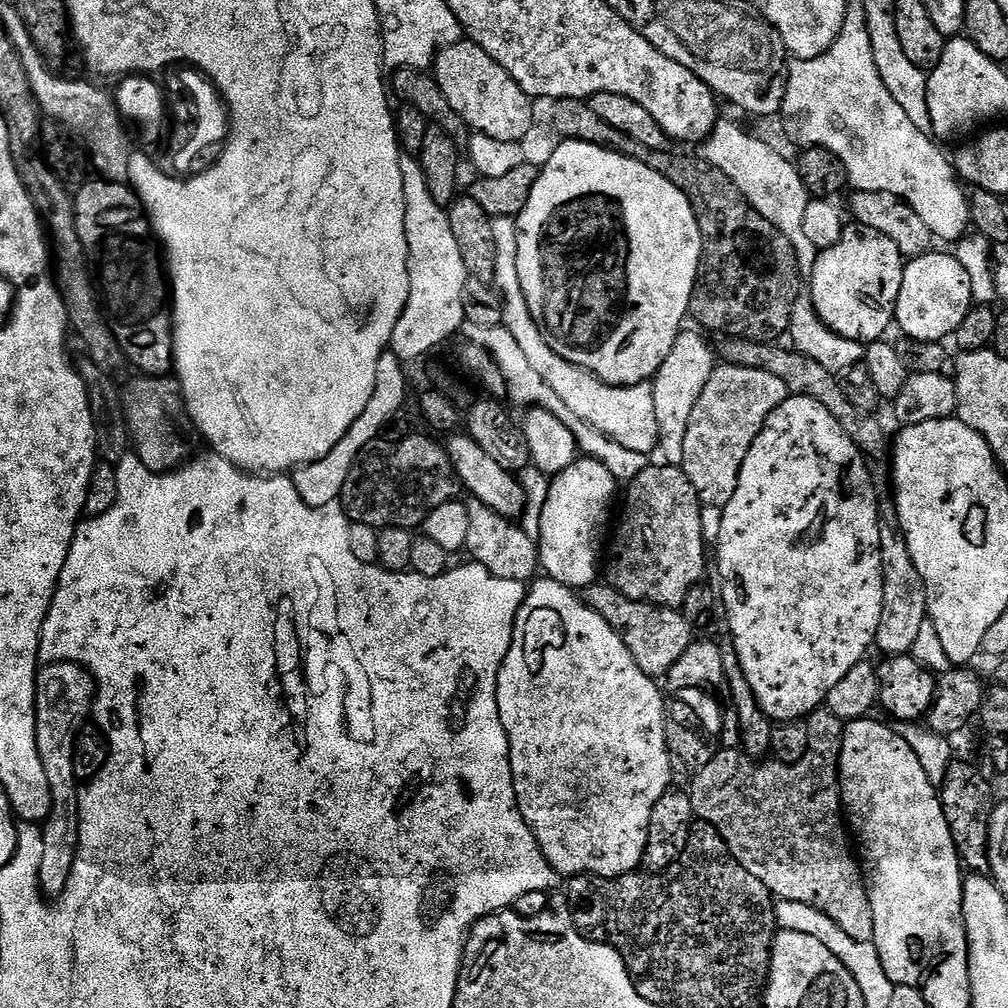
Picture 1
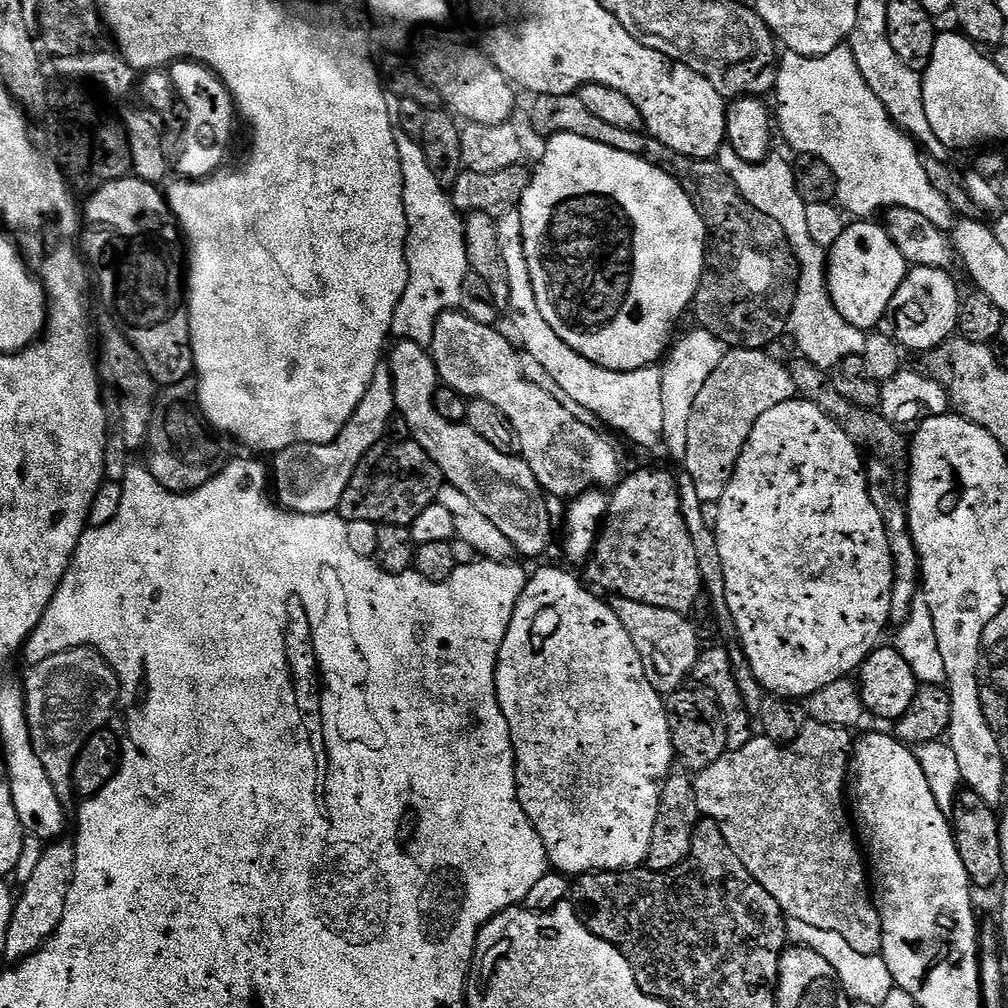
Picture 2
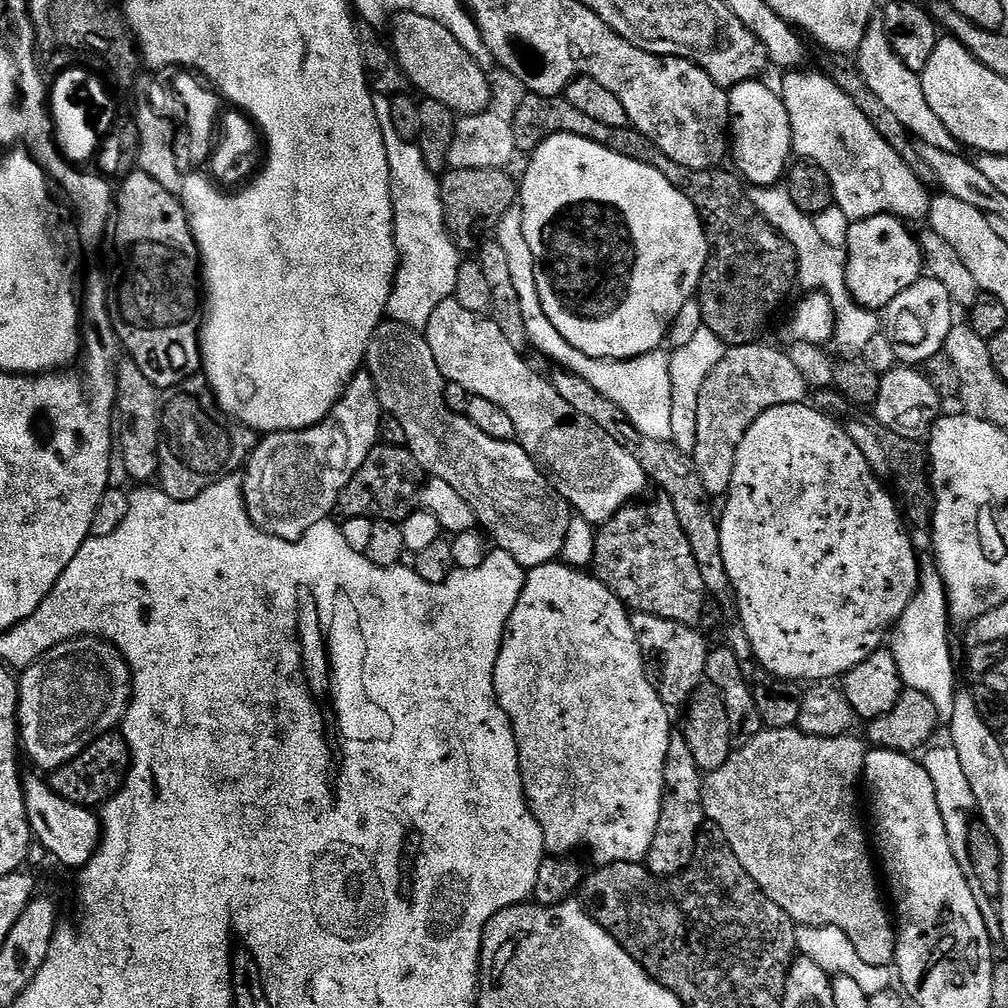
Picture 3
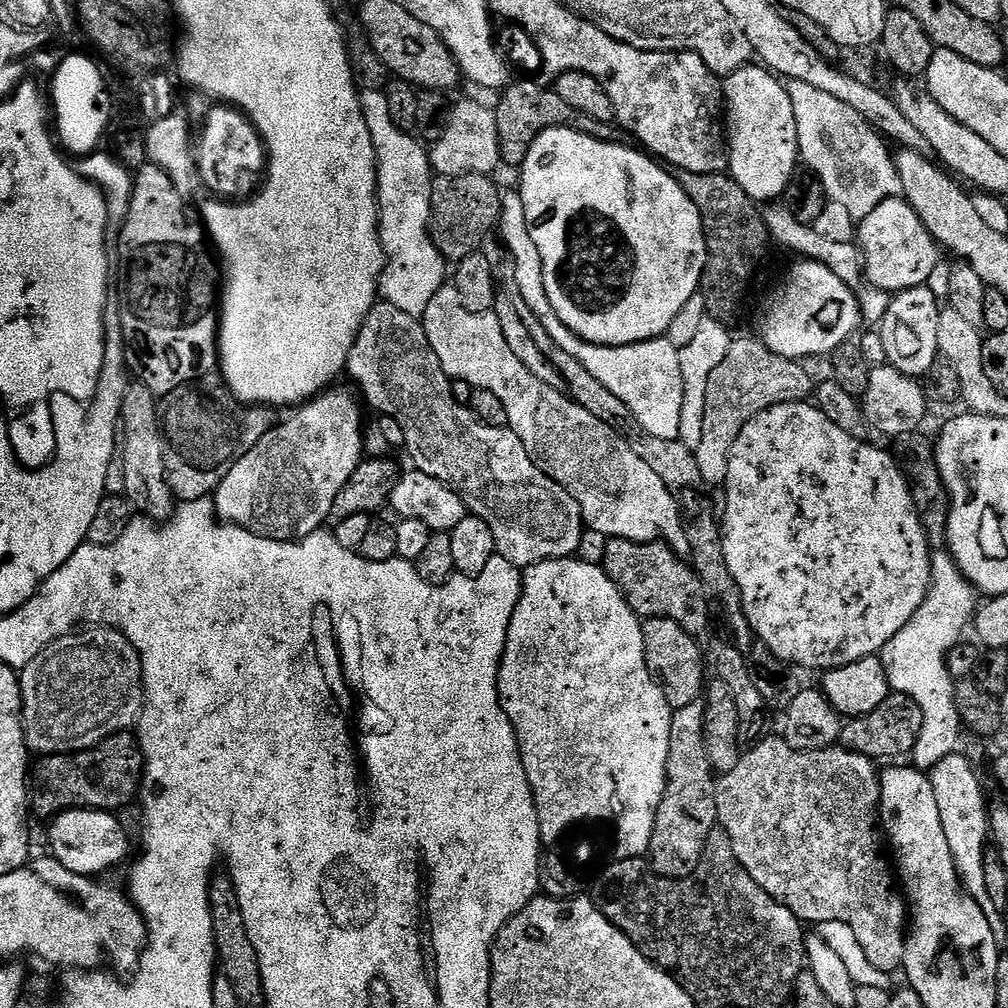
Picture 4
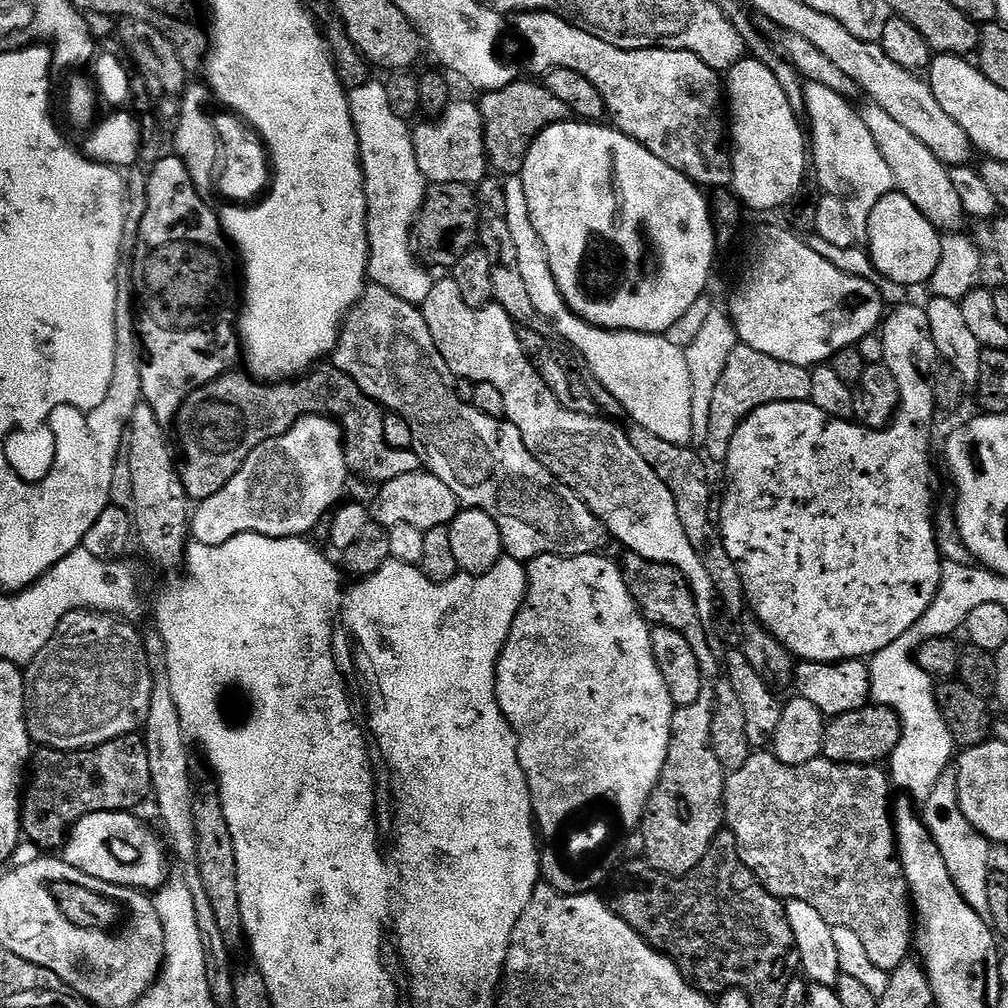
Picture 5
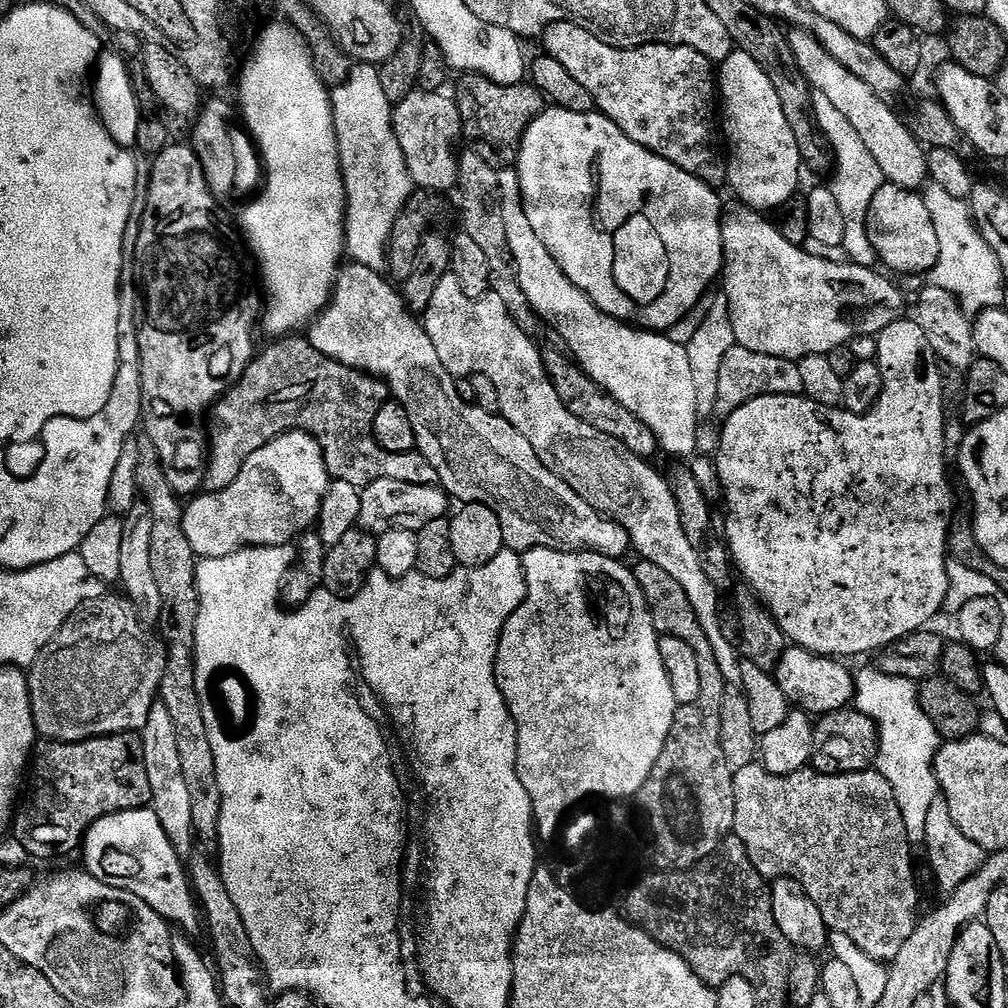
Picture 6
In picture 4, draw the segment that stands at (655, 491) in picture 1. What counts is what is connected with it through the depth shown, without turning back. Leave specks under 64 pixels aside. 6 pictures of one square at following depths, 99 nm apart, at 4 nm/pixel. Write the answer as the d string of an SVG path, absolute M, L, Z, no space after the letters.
M609 539L604 548L604 573L618 586L625 602L644 620L666 618L678 622L686 634L703 638L708 632L708 604L698 574L691 563L663 542L639 544L629 540Z

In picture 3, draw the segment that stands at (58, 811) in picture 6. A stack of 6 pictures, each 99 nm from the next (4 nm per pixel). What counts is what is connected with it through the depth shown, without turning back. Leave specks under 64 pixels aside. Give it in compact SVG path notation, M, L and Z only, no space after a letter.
M119 731L107 732L100 736L82 754L70 758L62 767L56 768L50 774L50 783L54 791L66 802L74 802L83 808L99 809L124 784L128 776L128 767L132 765L132 751L126 738Z

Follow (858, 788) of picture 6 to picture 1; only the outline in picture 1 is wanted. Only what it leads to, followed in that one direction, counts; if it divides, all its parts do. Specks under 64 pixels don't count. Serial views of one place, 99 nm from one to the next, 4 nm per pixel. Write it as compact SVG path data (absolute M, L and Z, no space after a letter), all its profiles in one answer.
M821 706L815 708L806 717L806 723L810 734L810 746L806 750L806 754L802 754L802 758L793 764L782 764L775 758L757 762L743 750L717 751L716 757L691 777L690 795L696 811L696 820L705 820L710 826L714 826L714 830L718 830L718 834L722 834L726 846L730 846L730 854L734 854L734 858L738 858L738 862L742 862L742 866L746 866L746 870L750 870L750 874L754 874L754 878L758 878L758 882L762 882L762 886L766 886L766 890L770 890L776 900L802 902L806 906L814 906L814 910L822 910L822 914L826 914L826 918L832 918L834 922L838 922L839 928L846 934L850 934L850 938L858 938L858 942L869 942L874 934L874 913L870 911L870 898L864 885L864 874L858 863L857 853L850 843L850 832L846 827L846 817L840 803L840 755L844 741L845 721L838 719L828 707Z

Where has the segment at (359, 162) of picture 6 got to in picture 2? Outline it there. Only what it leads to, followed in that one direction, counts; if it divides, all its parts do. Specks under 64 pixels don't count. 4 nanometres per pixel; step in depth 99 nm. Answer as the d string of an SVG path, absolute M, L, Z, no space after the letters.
M403 134L397 135L396 146L400 155L400 173L404 183L404 213L408 219L408 285L406 294L396 307L391 335L401 340L413 340L416 344L431 345L436 319L443 312L453 311L464 295L463 280L469 274L466 258L466 242L464 241L464 220L461 213L452 205L451 195L434 178L434 170L430 170L430 162L426 162L423 144Z

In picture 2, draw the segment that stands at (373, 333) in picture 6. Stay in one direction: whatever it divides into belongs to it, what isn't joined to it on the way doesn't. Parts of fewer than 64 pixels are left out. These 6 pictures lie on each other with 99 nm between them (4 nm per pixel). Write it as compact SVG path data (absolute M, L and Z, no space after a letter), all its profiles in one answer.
M397 339L395 343L387 353L386 367L392 375L396 412L408 427L407 435L430 454L445 481L462 490L478 511L510 538L521 557L542 555L552 536L554 518L547 510L548 496L538 478L534 478L534 470L519 455L508 456L512 454L505 449L490 446L490 442L470 430L467 422L455 424L441 418L434 408L438 377L431 351L413 340Z

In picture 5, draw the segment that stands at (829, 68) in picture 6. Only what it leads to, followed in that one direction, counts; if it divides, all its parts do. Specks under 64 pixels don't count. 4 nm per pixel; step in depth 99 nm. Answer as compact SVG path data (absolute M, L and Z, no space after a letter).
M868 102L862 108L862 115L870 134L874 134L874 142L878 142L878 150L882 150L882 158L886 158L886 166L890 166L890 174L896 183L895 191L902 193L922 214L928 219L935 228L941 230L956 230L960 223L966 220L962 210L962 202L958 198L957 192L954 191L954 182L949 165L943 164L935 154L910 130L904 129L901 124L882 106Z

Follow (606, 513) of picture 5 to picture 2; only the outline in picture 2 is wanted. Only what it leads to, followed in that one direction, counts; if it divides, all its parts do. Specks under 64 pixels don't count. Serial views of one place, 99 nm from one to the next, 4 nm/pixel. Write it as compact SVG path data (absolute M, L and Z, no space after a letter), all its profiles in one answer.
M460 311L443 312L436 319L430 351L439 383L468 400L490 402L505 416L518 448L520 444L519 455L534 470L534 478L548 496L575 498L589 490L611 489L622 476L611 442L599 436L595 427L578 422L557 399L526 380L511 339Z

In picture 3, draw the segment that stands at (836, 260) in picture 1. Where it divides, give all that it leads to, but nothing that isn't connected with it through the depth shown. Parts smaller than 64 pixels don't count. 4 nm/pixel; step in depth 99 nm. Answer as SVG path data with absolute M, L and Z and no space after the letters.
M871 216L865 220L853 220L848 235L848 246L846 255L848 265L846 266L846 282L853 298L858 301L863 308L873 310L884 310L902 290L914 286L922 278L925 271L924 255L920 252L919 239L914 235L907 223L901 220L899 216Z

